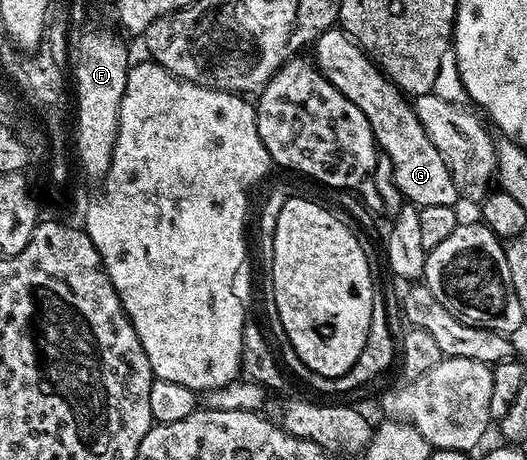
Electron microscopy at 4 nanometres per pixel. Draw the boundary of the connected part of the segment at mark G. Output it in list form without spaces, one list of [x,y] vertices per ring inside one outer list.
[[[334,28],[323,32],[312,43],[312,50],[312,61],[322,76],[335,84],[335,88],[339,88],[339,92],[343,92],[343,96],[347,96],[347,100],[351,100],[351,104],[355,104],[359,112],[367,116],[367,124],[371,124],[378,151],[385,154],[387,160],[391,160],[396,187],[402,197],[419,208],[432,205],[454,207],[460,197],[457,186],[443,155],[424,131],[414,110],[414,103],[401,93],[400,88],[365,55],[364,50],[344,30]]]

